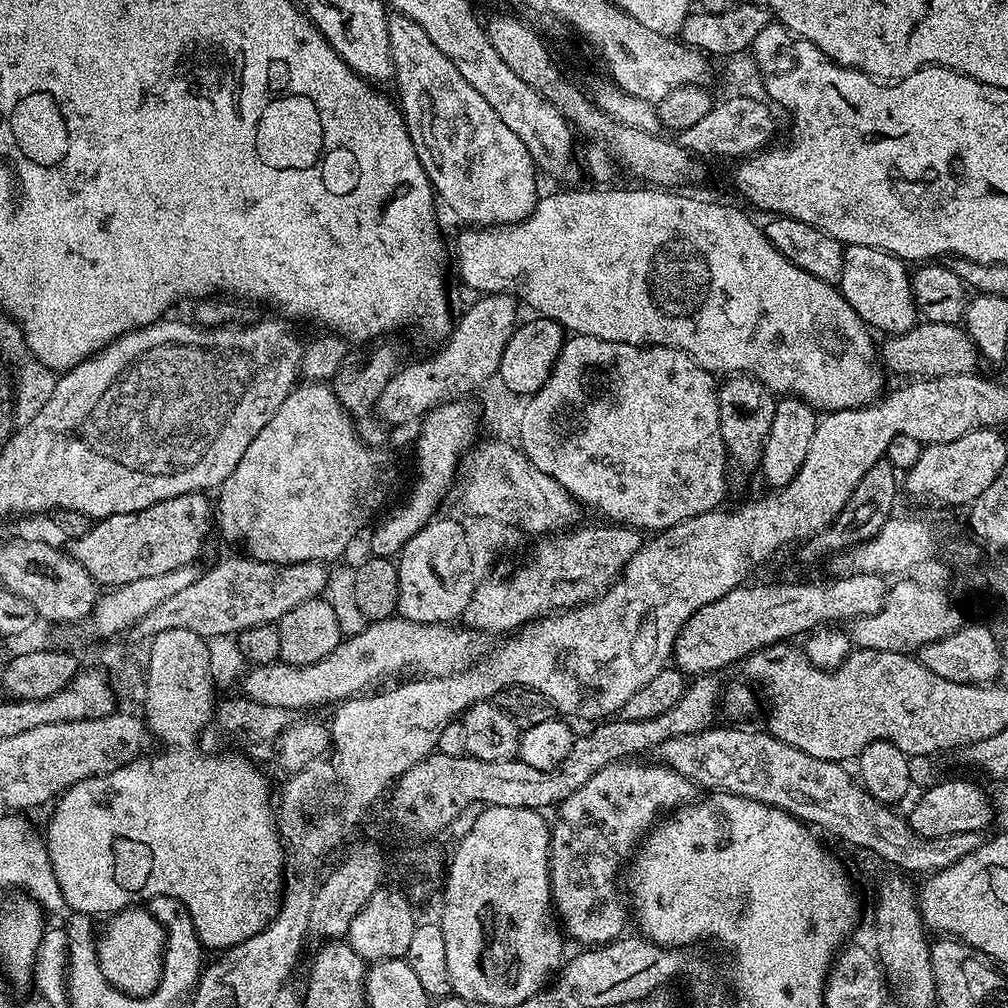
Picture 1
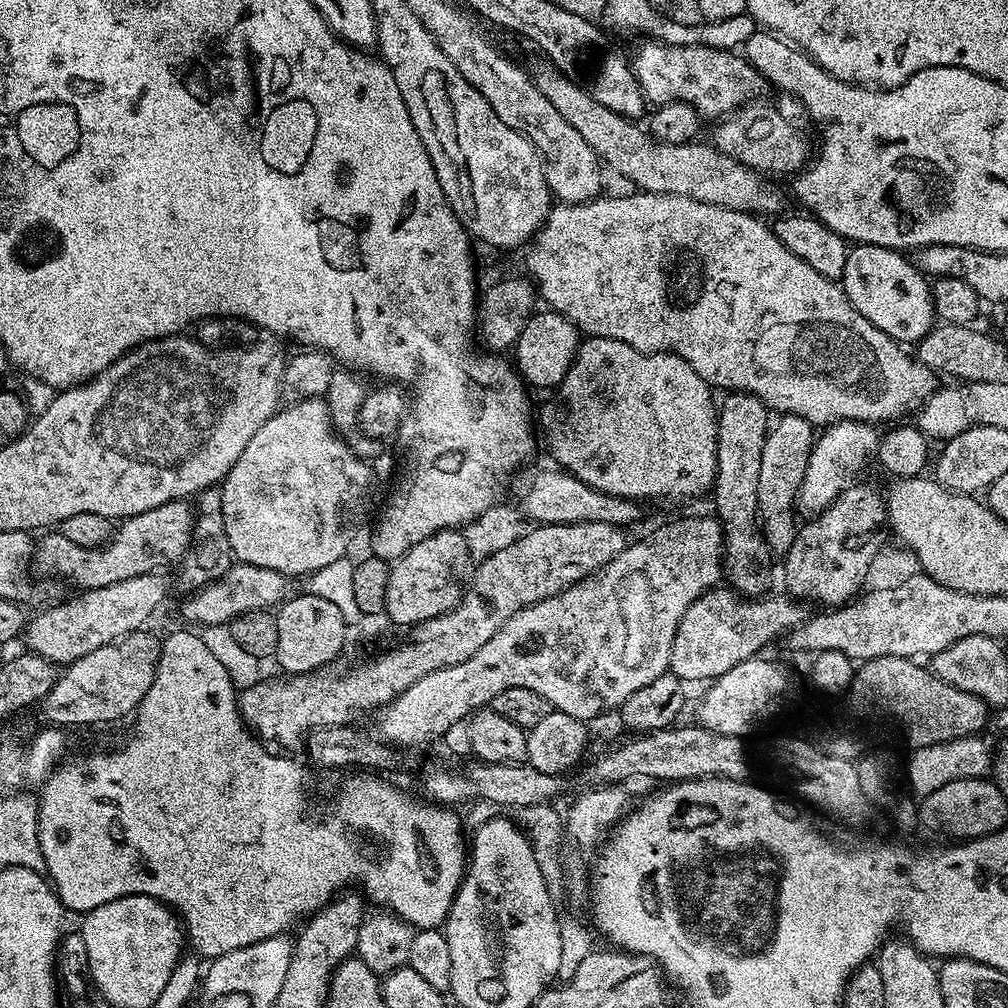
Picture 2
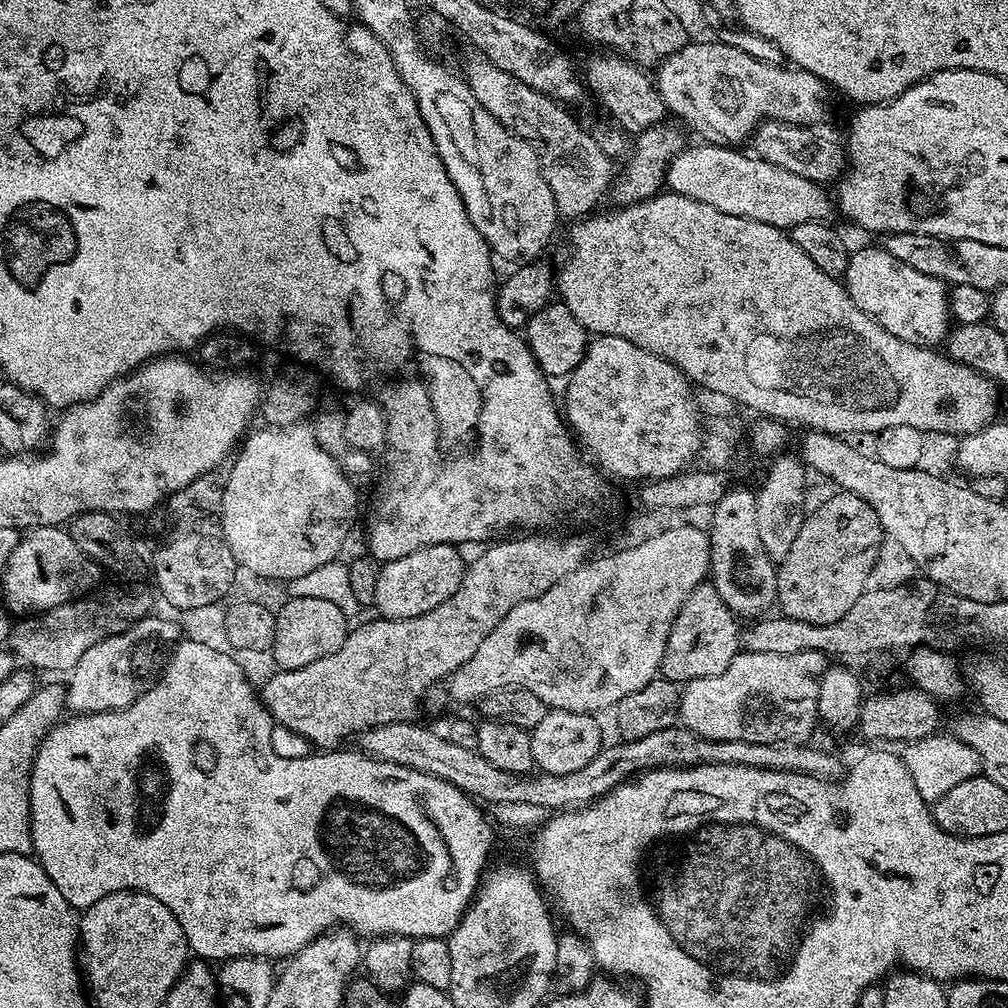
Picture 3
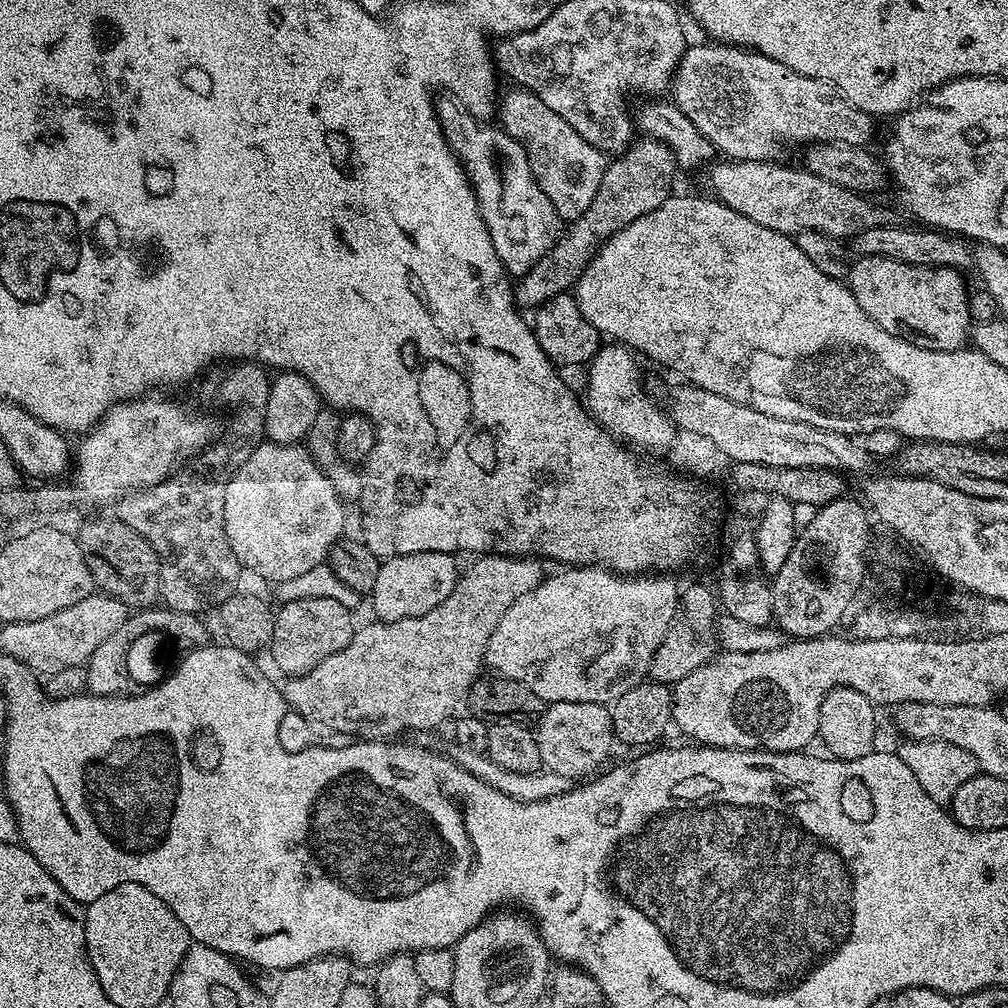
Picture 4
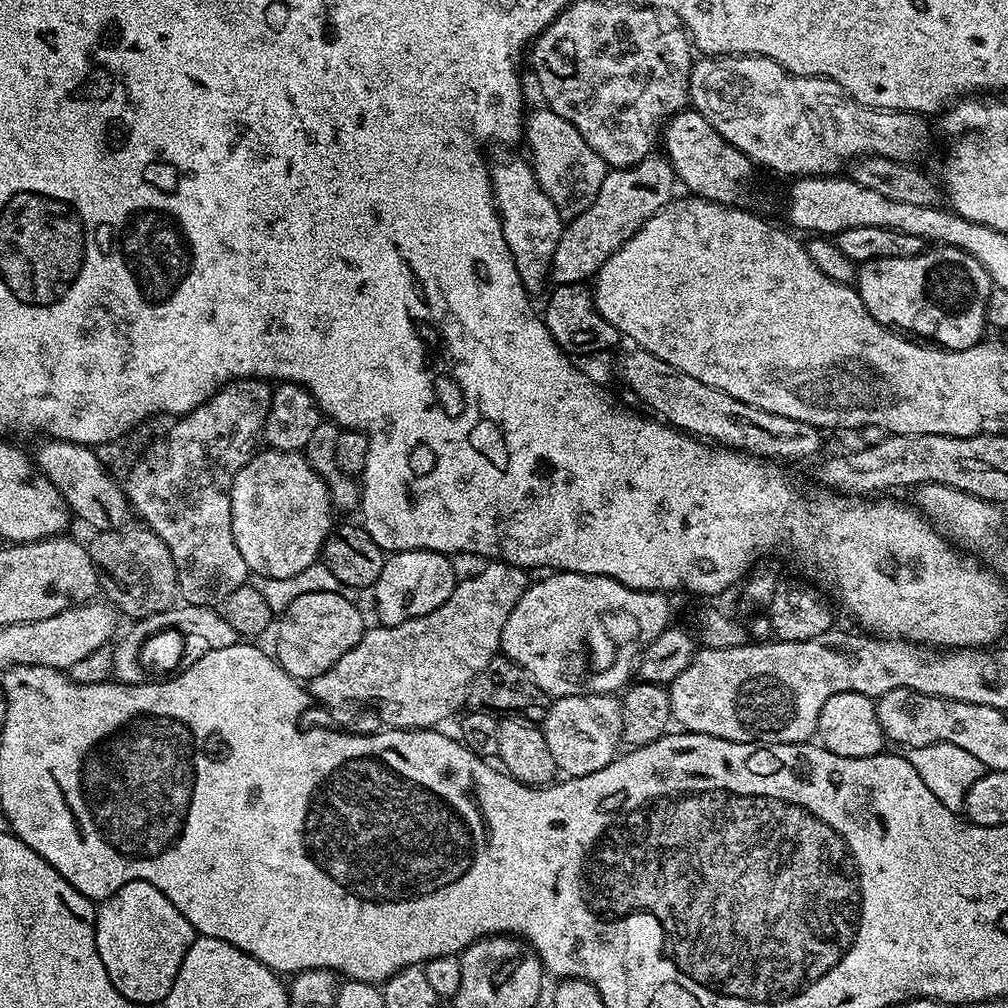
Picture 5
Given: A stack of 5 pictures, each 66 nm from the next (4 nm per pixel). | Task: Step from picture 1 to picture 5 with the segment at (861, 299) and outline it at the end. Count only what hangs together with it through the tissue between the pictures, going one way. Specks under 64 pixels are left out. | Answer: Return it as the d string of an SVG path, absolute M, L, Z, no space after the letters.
M954 245L932 246L914 258L865 260L859 265L854 287L874 319L897 333L931 342L949 352L973 348L985 339L984 328L988 324L988 299L994 287L993 280L977 258Z

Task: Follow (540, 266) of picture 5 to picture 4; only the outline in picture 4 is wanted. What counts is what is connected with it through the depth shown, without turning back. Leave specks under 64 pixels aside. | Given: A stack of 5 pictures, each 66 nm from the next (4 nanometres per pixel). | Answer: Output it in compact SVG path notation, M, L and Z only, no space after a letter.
M444 98L437 103L437 116L445 140L469 175L499 260L511 277L525 276L553 248L562 231L560 215L538 186L528 155L504 129L472 116L453 99Z

